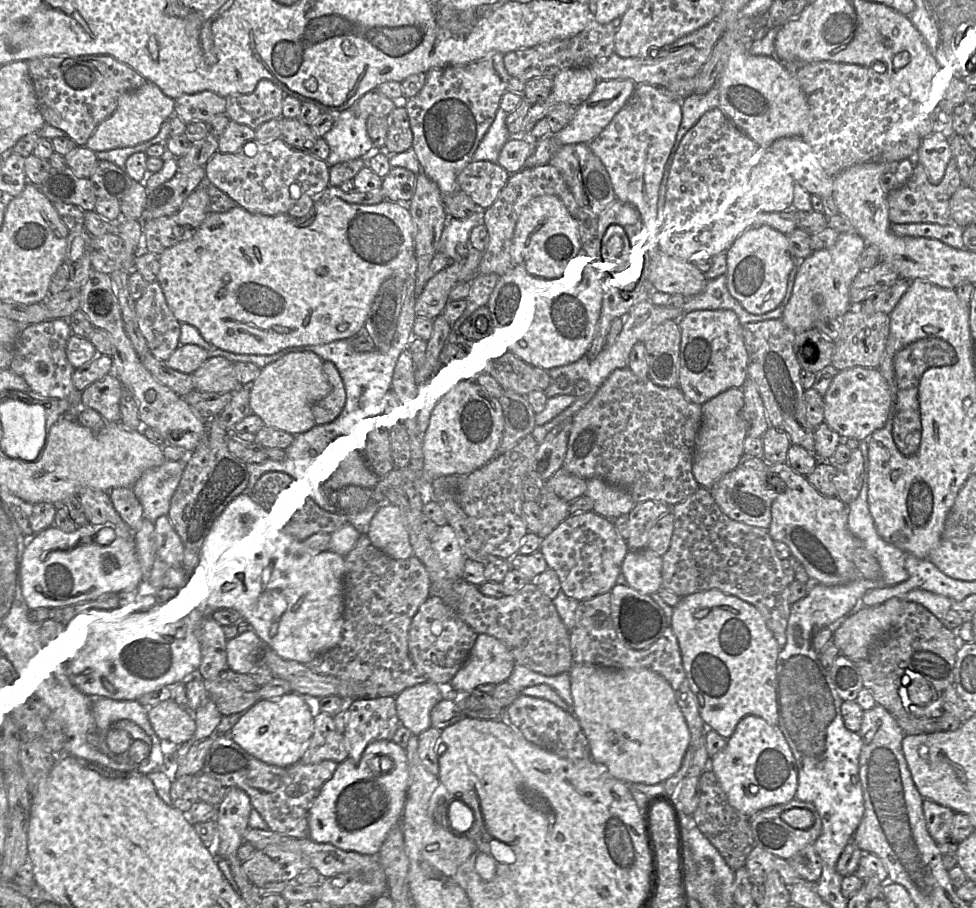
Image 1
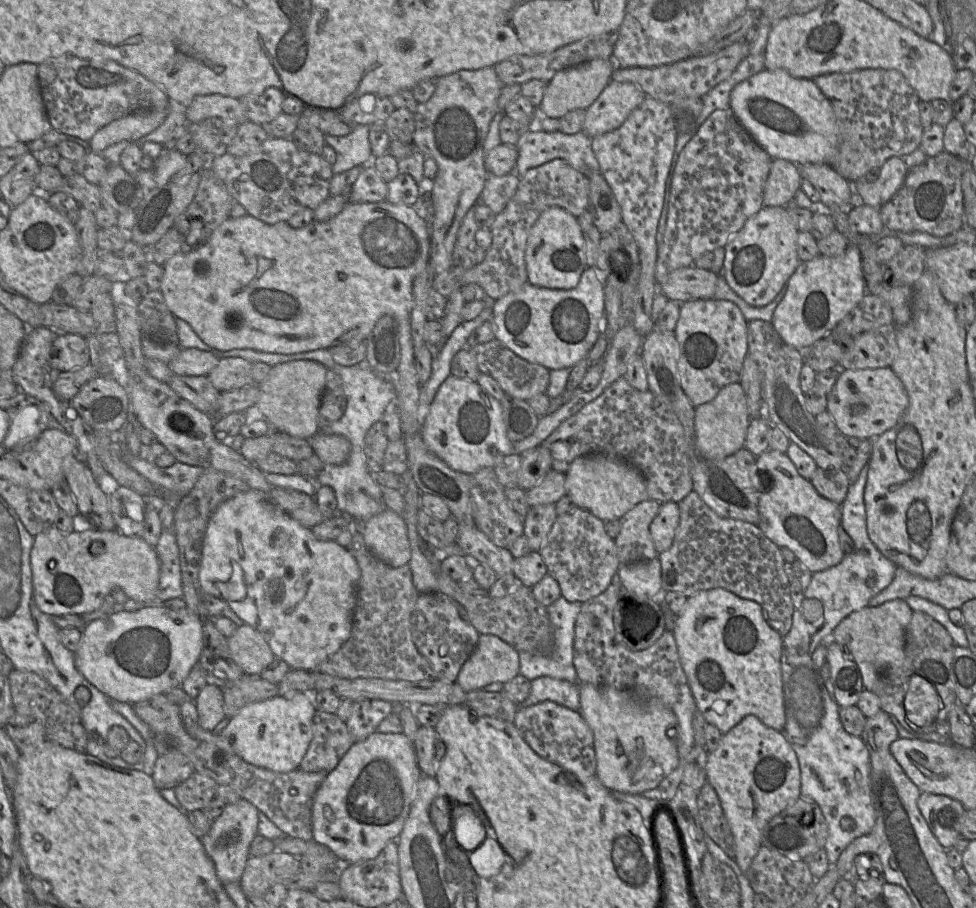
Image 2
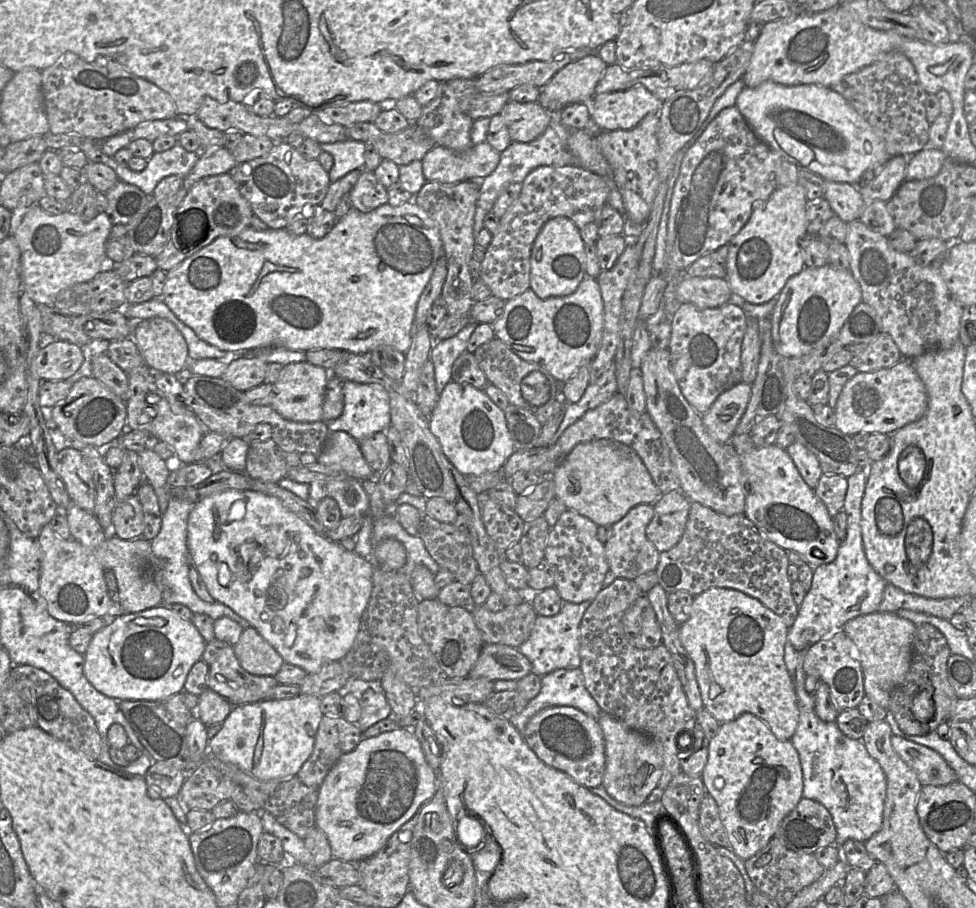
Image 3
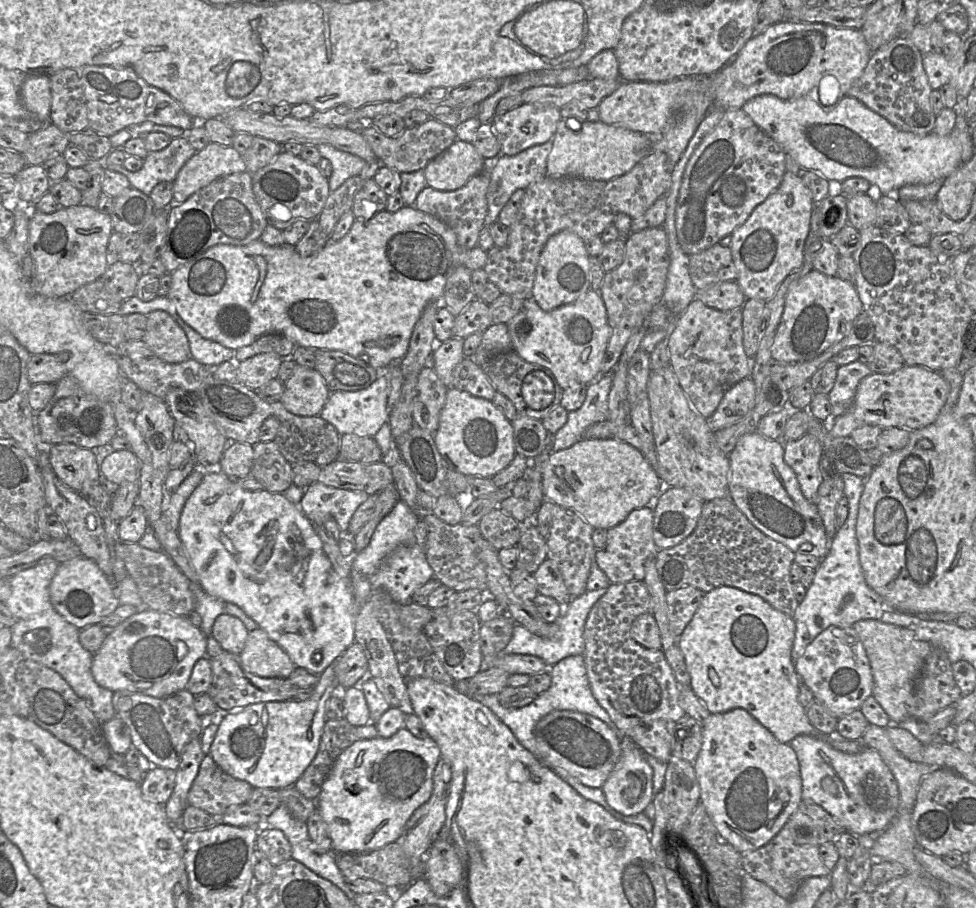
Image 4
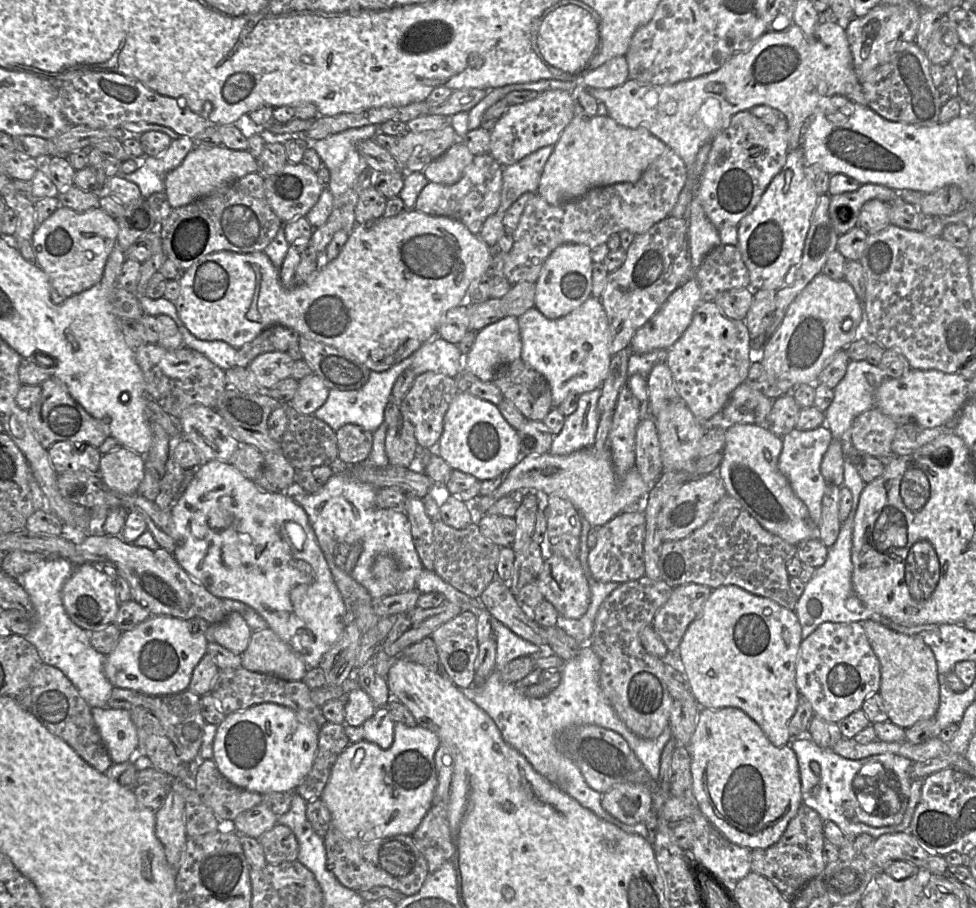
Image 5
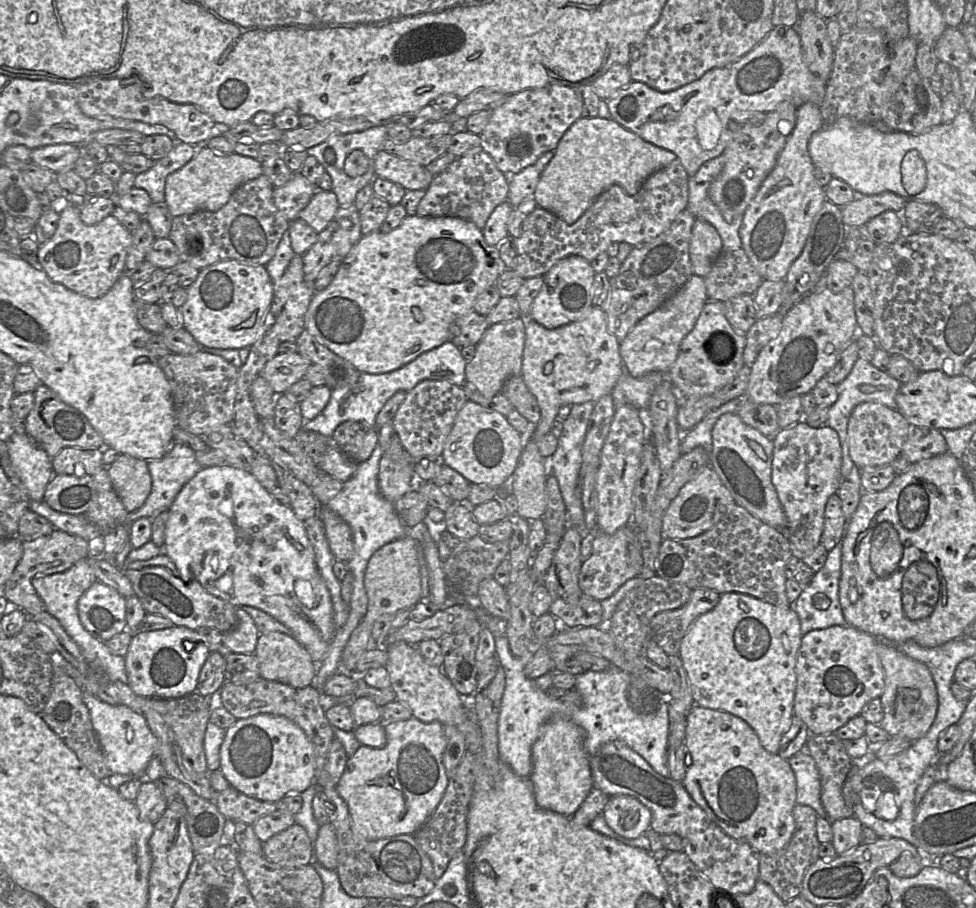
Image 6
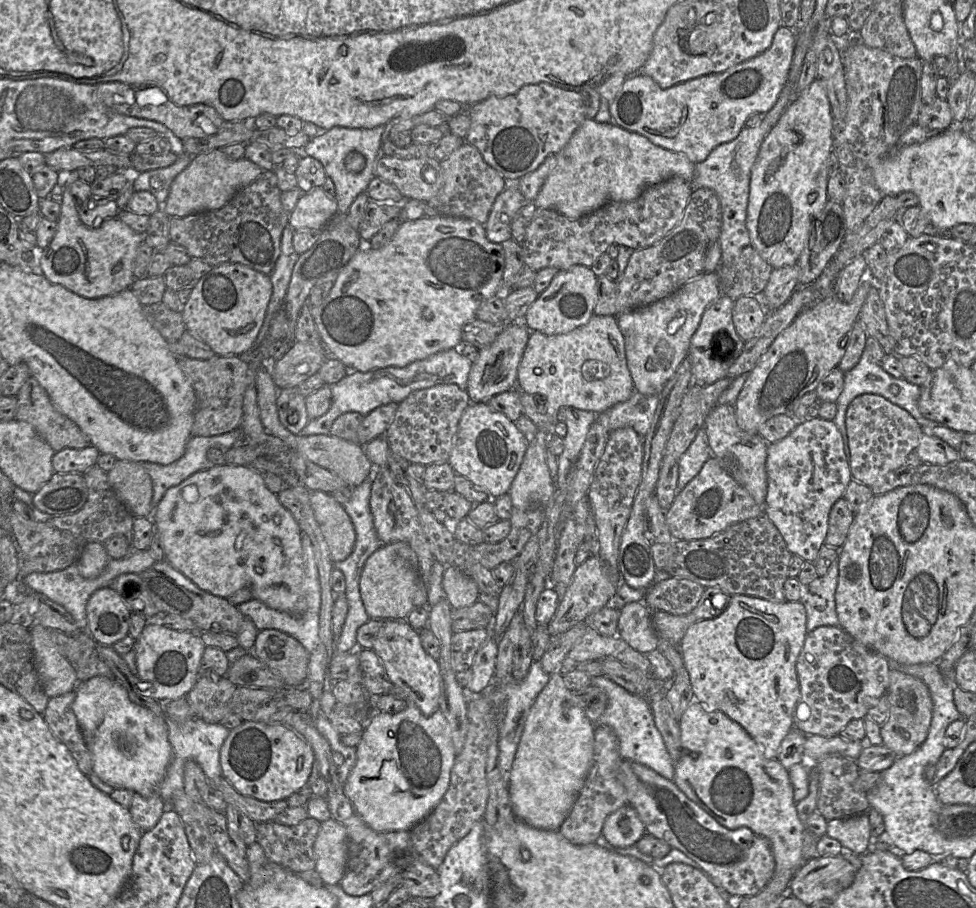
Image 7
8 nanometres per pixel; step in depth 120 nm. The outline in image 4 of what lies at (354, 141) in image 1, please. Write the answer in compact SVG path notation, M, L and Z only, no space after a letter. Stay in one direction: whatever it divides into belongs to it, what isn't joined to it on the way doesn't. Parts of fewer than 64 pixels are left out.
M320 144L317 145L317 147L320 155L327 158L332 165L332 173L331 176L328 178L330 192L335 191L350 177L359 175L366 164L366 161L364 159L349 152L338 150L329 144Z

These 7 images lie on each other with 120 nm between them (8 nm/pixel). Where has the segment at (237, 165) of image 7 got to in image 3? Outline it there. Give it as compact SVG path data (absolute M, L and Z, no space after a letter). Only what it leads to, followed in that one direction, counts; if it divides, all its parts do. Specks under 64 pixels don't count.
M224 146L202 149L192 170L184 177L182 187L190 189L200 179L228 173L237 162Z

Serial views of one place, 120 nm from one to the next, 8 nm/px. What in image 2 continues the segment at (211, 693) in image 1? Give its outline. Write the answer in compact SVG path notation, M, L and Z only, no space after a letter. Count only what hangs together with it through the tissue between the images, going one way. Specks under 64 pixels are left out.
M244 675L225 687L219 687L223 692L224 713L227 718L232 718L242 707L249 703L267 700L279 695L278 684L273 684L259 675Z

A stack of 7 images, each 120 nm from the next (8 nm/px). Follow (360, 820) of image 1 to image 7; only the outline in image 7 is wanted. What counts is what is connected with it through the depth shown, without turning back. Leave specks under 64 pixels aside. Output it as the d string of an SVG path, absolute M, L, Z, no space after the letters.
M409 703L405 710L396 714L374 713L365 724L356 746L356 755L355 766L343 784L343 792L353 802L364 822L376 832L409 831L426 818L447 791L451 768L457 756L449 724L441 710L426 717Z

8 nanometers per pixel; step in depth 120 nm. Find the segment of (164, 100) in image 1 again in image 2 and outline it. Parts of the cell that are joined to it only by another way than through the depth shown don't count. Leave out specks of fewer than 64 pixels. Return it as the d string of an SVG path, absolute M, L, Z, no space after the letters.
M169 109L163 111L136 111L114 120L99 129L89 140L88 151L101 153L118 142L136 141L154 131L165 120Z

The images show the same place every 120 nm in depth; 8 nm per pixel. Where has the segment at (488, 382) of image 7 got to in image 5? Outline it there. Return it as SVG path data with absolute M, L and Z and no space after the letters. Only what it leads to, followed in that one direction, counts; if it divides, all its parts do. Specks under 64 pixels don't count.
M506 316L489 324L476 333L473 347L463 358L463 366L483 382L493 381L496 370L505 364L521 358L522 341L518 317Z

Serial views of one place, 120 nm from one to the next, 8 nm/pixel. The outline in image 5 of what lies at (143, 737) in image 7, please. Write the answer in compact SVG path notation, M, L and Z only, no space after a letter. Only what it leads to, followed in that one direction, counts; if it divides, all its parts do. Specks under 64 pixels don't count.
M92 707L91 714L112 763L132 760L138 753L138 735L128 711Z

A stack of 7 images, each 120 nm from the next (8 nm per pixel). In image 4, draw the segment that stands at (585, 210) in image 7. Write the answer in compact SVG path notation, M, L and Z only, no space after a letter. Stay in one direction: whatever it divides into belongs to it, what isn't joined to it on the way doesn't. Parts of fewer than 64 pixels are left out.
M563 119L559 121L547 159L546 176L607 181L630 171L652 151L652 139L646 134L601 121L576 119L581 126L578 130L570 128Z

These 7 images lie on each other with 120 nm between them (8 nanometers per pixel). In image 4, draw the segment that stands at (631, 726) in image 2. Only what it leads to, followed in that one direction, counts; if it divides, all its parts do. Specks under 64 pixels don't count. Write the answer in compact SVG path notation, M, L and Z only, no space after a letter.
M621 737L619 760L601 789L610 807L625 816L642 813L652 802L654 797L653 769L647 762L643 751L628 737Z

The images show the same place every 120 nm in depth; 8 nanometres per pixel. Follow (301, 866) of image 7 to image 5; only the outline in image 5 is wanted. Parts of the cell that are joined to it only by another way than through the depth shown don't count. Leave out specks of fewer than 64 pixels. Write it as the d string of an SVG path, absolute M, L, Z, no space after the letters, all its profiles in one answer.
M276 824L259 838L268 864L278 865L297 859L299 845L293 831L282 824Z

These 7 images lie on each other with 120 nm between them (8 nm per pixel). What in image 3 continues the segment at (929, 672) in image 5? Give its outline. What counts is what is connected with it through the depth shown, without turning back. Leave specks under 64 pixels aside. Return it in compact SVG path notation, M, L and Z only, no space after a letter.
M874 612L848 621L843 632L858 650L864 675L865 696L888 709L892 691L904 681L909 671L916 626L894 612Z

